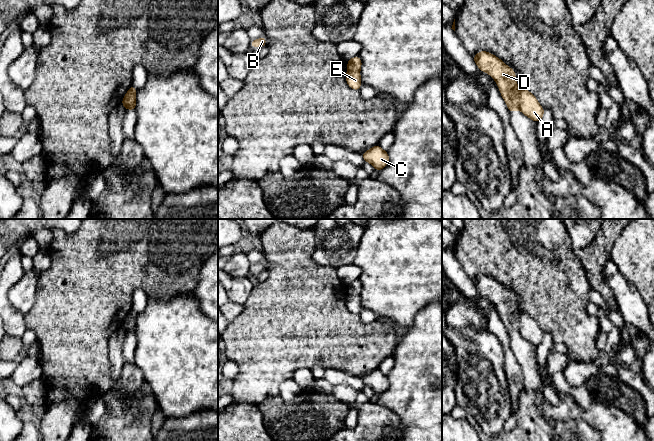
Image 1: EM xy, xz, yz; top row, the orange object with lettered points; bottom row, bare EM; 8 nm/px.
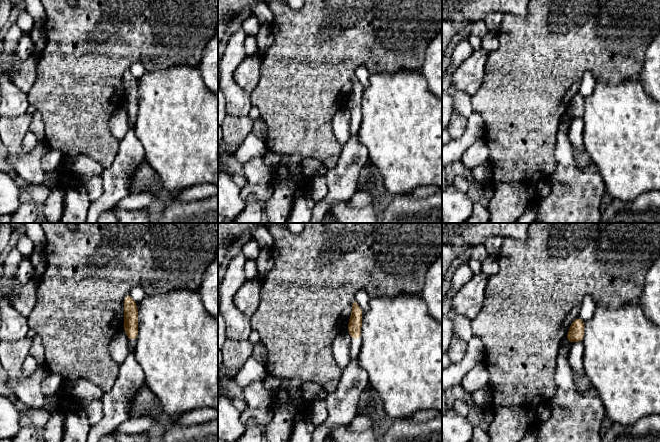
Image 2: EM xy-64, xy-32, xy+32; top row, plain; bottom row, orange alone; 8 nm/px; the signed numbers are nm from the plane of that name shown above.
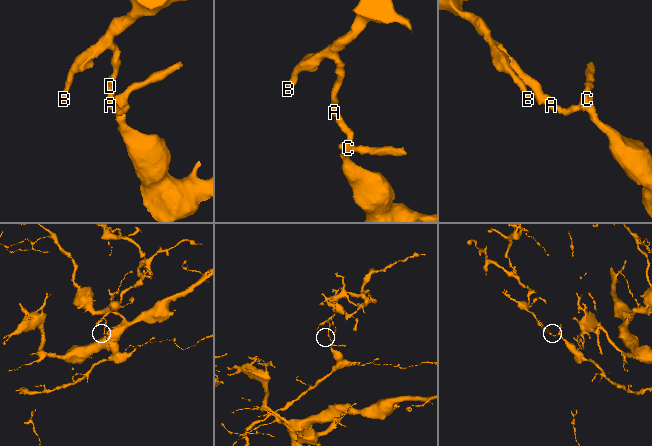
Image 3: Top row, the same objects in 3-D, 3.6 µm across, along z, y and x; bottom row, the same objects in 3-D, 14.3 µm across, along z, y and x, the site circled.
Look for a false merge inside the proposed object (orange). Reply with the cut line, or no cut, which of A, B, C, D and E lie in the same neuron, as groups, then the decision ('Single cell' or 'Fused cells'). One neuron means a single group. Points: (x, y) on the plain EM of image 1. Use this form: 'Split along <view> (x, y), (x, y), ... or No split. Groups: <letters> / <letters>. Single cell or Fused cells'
Split along yz (520, 313), (518, 333). Groups: A C E / B D. Fused cells

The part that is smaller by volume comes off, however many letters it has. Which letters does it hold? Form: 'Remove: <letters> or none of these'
Remove: B, D

